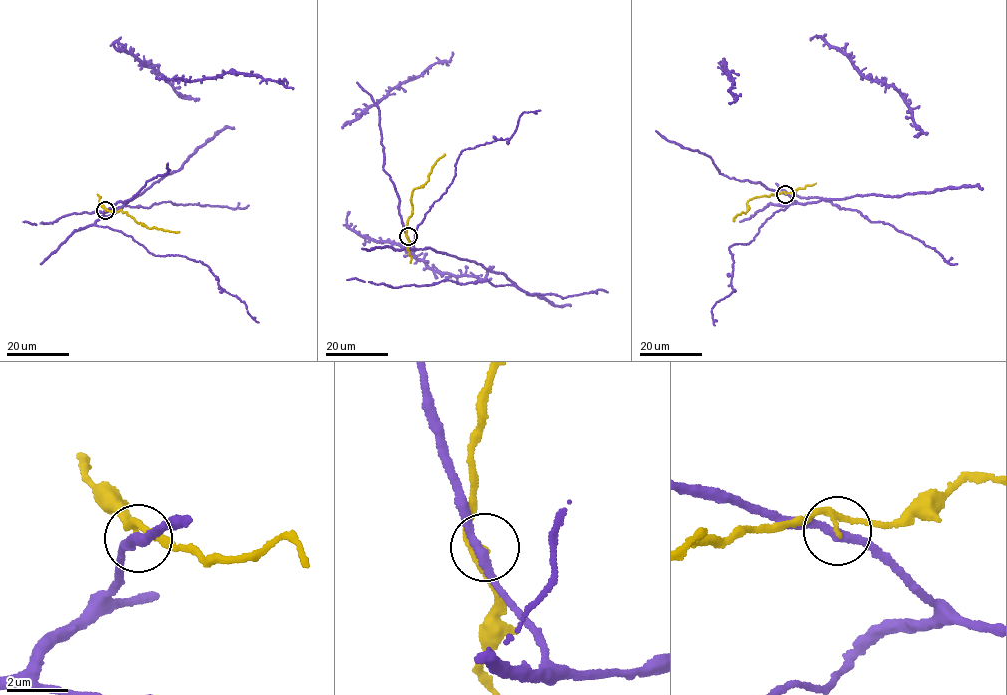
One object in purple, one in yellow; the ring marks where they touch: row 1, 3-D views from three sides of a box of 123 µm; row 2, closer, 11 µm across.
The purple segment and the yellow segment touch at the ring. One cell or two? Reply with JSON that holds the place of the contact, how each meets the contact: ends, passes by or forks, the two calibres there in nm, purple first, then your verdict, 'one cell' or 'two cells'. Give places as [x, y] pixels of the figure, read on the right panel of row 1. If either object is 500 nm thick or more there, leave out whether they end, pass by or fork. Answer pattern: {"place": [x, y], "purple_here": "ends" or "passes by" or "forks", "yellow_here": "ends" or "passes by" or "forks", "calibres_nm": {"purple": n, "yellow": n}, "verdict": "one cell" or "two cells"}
{"place": [785, 194], "purple_here": "passes by", "yellow_here": "passes by", "calibres_nm": {"purple": 280, "yellow": 170}, "verdict": "two cells"}

